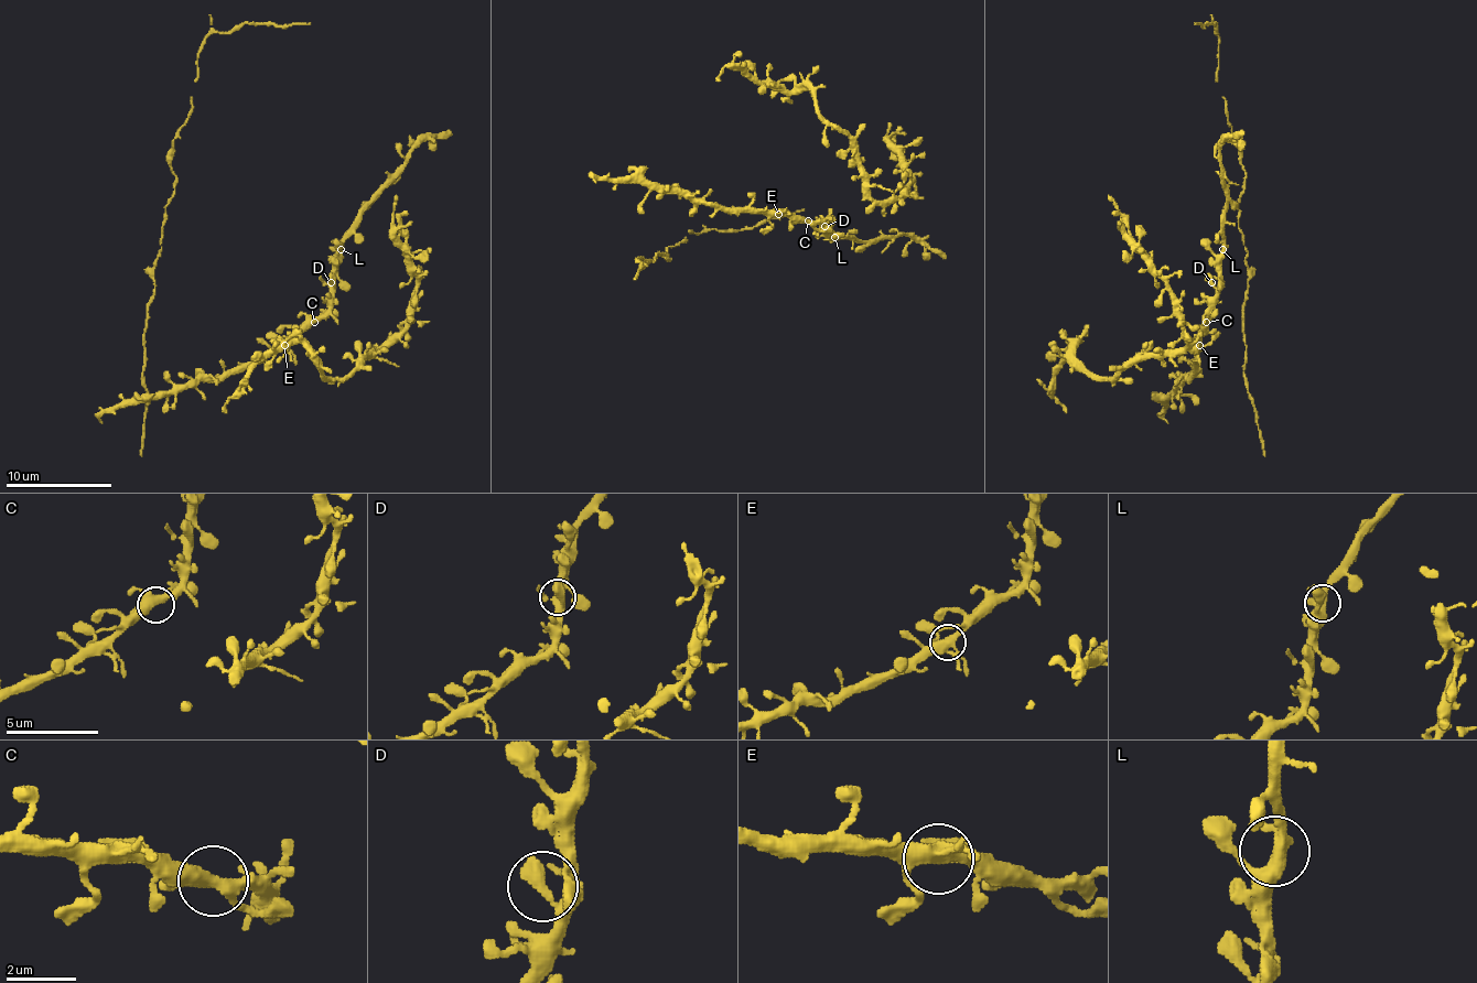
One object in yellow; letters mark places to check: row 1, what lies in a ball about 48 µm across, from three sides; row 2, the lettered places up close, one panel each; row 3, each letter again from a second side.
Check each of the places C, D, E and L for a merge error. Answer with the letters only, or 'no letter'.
no letter

